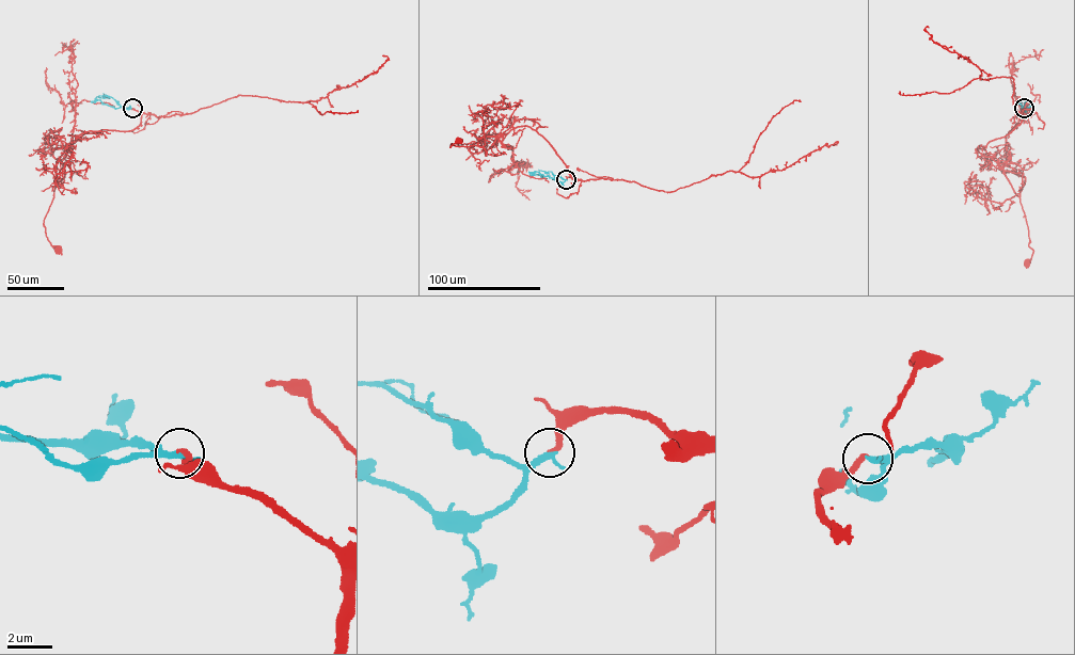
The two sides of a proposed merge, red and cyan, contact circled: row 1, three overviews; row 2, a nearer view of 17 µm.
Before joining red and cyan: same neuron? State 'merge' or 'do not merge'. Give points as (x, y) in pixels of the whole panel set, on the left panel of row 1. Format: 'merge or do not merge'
merge

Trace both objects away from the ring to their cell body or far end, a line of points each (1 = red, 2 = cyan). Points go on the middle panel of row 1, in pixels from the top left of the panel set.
1: (566, 179), (572, 178), (552, 146), (527, 126), (488, 136), (477, 146), (452, 143), (449, 147), (457, 140)
2: (566, 179), (560, 182), (537, 172), (530, 174), (542, 178)

